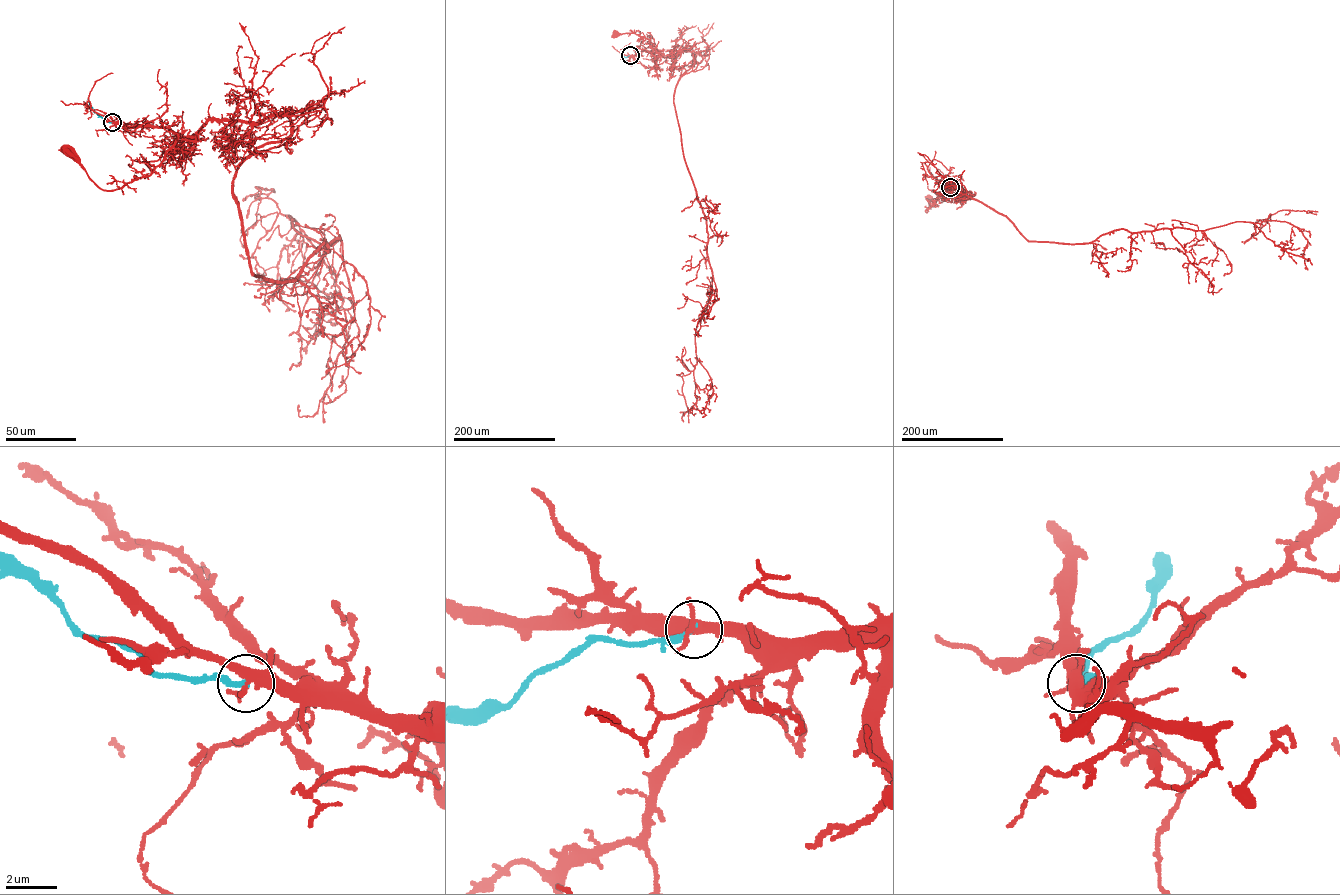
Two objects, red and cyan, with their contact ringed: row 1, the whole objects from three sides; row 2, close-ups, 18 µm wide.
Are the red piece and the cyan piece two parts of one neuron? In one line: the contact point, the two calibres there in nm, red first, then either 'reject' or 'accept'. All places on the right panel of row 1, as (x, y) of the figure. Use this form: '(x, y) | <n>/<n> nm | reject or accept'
(950, 187) | 200/260 nm | reject

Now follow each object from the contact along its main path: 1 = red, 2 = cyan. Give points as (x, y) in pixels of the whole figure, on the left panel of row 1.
1: (112, 123), (168, 127), (195, 138), (180, 136), (149, 175), (111, 190), (102, 190), (67, 149)
2: (112, 122), (94, 112), (88, 99)

